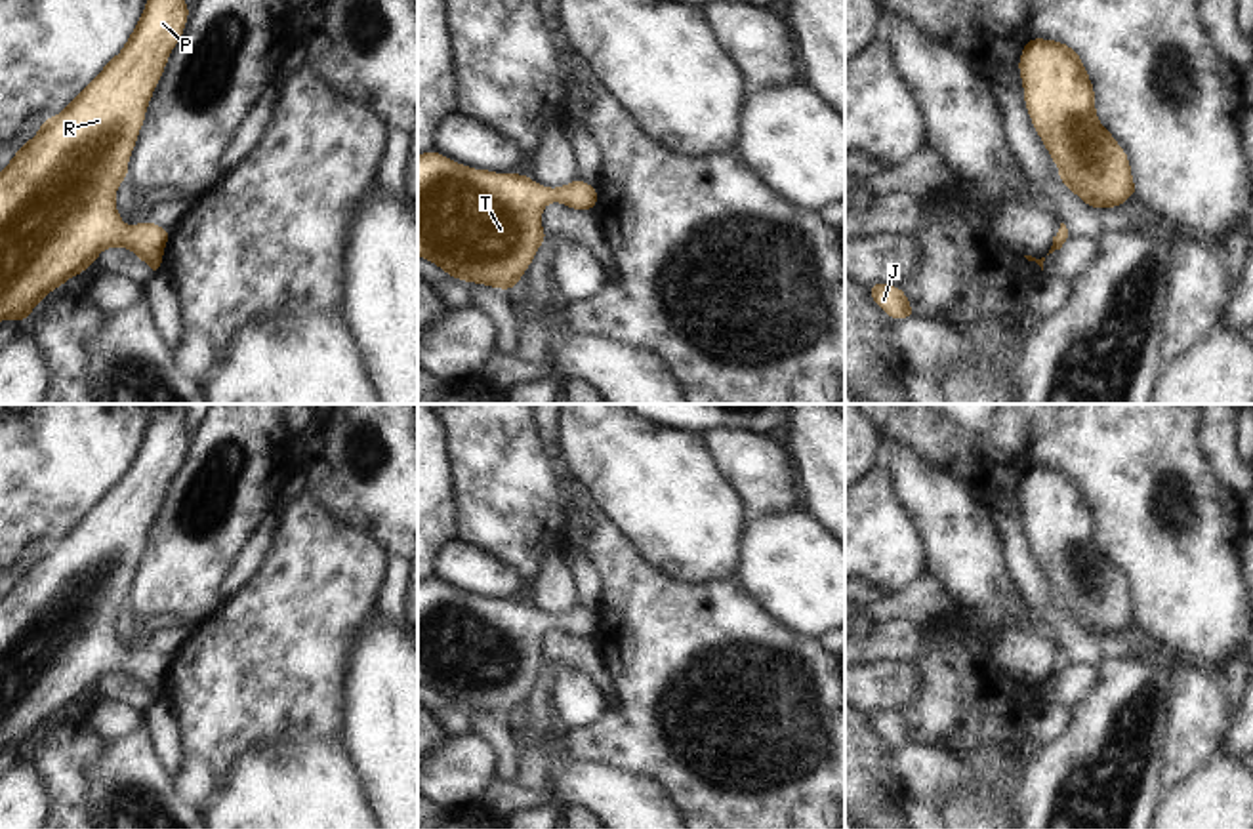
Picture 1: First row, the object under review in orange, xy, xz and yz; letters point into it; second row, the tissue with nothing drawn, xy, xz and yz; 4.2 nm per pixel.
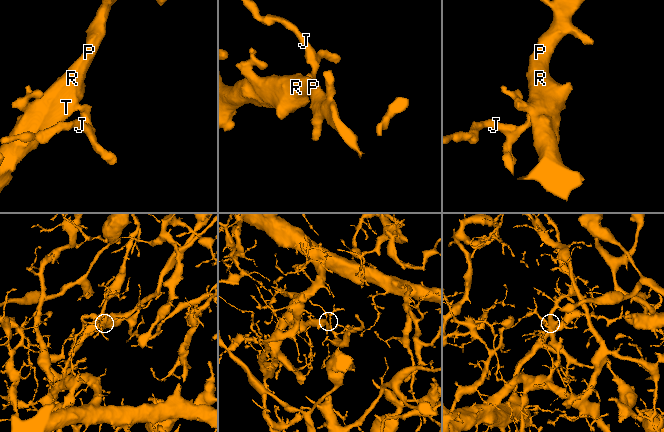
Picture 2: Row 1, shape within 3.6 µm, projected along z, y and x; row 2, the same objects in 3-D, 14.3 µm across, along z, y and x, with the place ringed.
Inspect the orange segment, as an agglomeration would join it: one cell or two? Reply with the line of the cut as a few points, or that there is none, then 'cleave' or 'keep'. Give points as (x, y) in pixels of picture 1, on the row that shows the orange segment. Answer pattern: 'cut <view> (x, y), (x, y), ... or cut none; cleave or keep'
cut none; keep

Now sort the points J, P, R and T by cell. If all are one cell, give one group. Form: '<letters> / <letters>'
J P R T

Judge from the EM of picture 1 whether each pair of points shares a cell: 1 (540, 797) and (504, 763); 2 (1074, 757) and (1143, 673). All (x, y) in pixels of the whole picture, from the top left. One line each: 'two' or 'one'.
1: two
2: one

